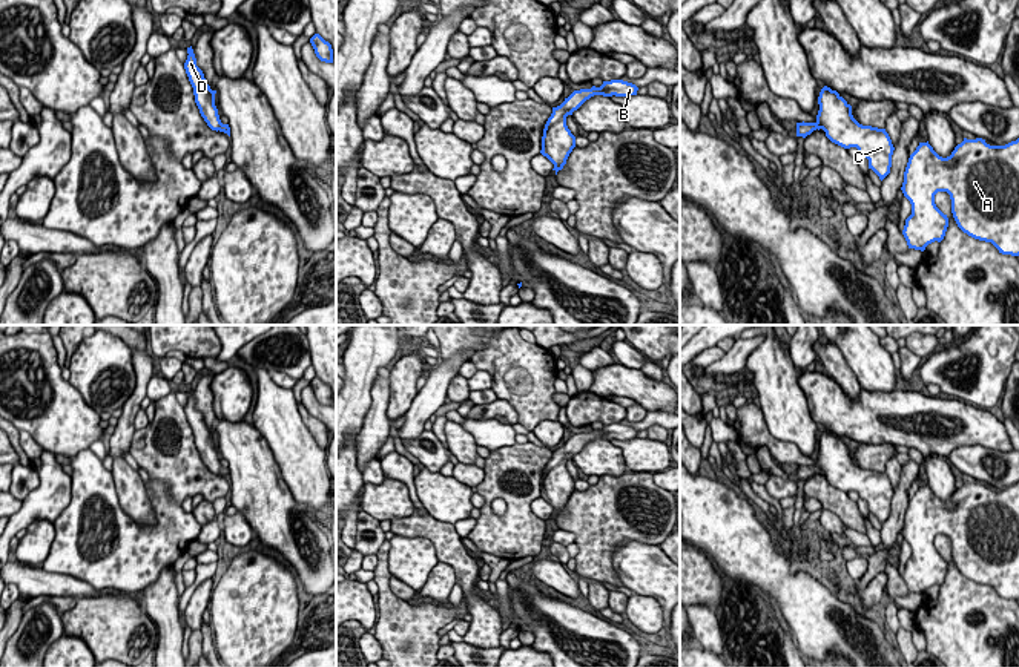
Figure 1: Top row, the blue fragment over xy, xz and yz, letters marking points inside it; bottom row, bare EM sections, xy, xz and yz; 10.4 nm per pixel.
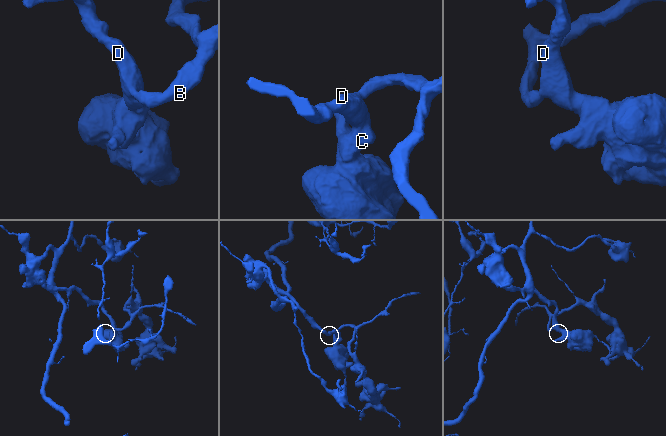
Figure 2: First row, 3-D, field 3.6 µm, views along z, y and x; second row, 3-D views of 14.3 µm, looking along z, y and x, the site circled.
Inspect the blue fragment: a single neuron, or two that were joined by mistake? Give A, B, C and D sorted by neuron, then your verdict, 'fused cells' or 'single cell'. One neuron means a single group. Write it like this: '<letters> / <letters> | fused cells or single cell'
A B C D | single cell

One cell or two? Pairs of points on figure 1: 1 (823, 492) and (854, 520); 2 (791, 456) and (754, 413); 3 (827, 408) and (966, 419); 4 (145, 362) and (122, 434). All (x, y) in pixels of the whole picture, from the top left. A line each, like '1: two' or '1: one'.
1: one
2: one
3: one
4: one

